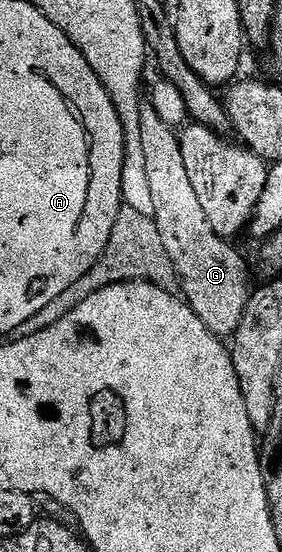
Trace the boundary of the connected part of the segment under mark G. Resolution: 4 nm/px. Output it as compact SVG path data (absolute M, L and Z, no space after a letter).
M144 106L140 109L140 133L148 185L154 201L152 220L158 226L158 234L162 234L162 246L166 246L166 254L170 254L174 262L174 270L180 275L183 299L215 336L232 338L249 300L248 264L232 245L235 243L218 235L214 226L210 226L210 218L202 211L202 202L182 159L177 129L166 126L151 106Z

